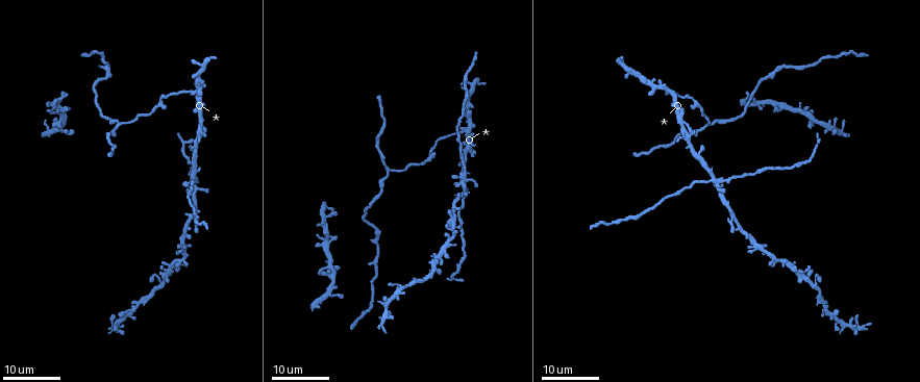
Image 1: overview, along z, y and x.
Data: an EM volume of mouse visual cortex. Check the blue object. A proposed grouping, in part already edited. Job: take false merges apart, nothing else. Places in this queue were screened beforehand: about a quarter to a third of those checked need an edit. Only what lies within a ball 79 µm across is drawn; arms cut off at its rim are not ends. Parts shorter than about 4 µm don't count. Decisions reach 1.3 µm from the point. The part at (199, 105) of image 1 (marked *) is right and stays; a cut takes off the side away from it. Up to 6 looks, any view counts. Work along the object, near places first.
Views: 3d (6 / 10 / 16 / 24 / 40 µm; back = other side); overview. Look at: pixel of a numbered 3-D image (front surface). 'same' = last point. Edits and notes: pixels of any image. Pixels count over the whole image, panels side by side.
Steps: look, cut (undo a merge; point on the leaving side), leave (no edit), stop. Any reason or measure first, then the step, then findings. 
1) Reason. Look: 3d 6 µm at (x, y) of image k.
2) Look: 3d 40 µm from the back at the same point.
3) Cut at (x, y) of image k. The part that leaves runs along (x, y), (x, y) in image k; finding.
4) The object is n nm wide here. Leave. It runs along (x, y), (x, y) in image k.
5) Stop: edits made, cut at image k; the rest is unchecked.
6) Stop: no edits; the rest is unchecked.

Small branch off a trunk. Look: 3d 24 µm at (719, 183) of image 1.

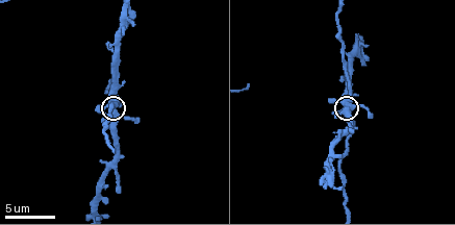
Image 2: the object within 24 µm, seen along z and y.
Closer look. Look: 3d 6 µm at the same point.

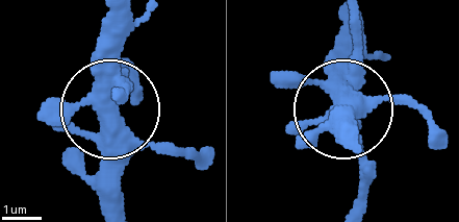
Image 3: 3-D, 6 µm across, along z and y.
Leave. Continuous, no second neuron.

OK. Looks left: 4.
Branch point. Look: 3d 16 µm at (387, 173) of image 1.

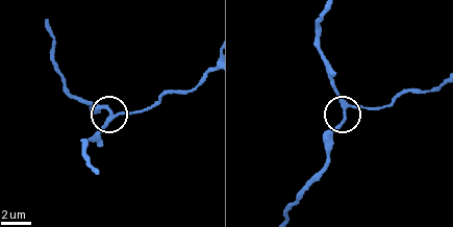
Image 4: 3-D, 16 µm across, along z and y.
Look: 3d 10 µm at (342, 112) of image 4.

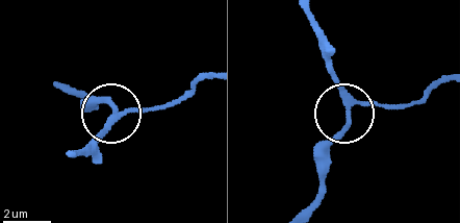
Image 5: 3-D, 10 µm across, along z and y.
3 arms meet here. Leave. It runs along (443, 78), (402, 106), (350, 108), (326, 54) in image 5; all the same neuron.

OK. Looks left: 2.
Look: 3d 16 µm at (362, 217) of image 1.

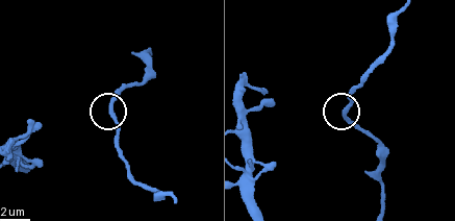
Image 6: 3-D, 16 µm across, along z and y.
Look: 3d 6 µm at (345, 111) of image 6.

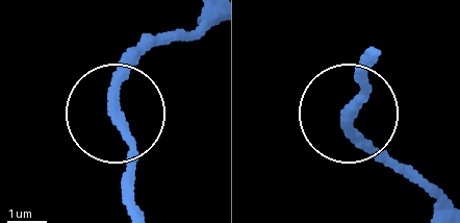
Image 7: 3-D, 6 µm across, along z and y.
Leave. It runs along (138, 211), (116, 80), (142, 44) in image 7; one neuron here.

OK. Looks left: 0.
Stop: no edits; the rest is unchecked.

